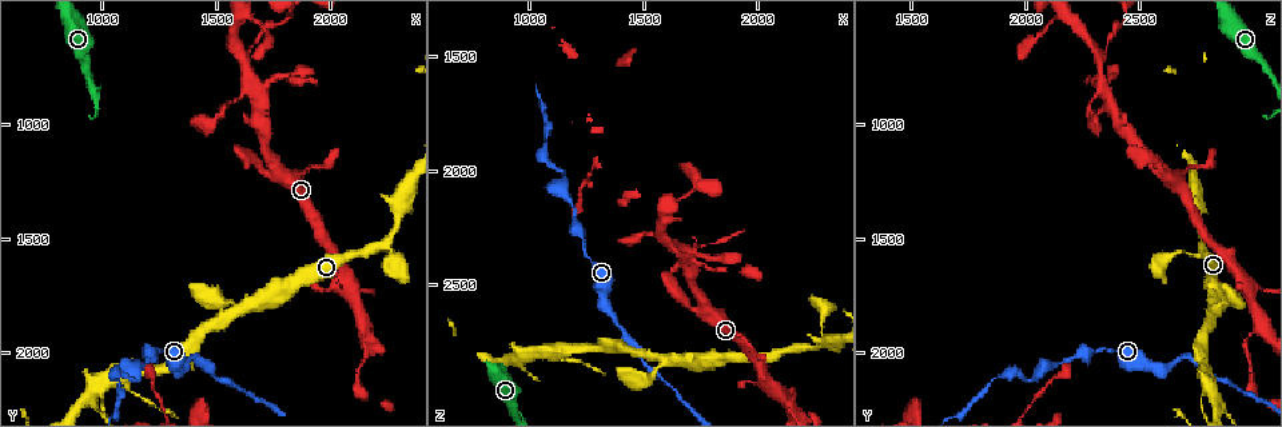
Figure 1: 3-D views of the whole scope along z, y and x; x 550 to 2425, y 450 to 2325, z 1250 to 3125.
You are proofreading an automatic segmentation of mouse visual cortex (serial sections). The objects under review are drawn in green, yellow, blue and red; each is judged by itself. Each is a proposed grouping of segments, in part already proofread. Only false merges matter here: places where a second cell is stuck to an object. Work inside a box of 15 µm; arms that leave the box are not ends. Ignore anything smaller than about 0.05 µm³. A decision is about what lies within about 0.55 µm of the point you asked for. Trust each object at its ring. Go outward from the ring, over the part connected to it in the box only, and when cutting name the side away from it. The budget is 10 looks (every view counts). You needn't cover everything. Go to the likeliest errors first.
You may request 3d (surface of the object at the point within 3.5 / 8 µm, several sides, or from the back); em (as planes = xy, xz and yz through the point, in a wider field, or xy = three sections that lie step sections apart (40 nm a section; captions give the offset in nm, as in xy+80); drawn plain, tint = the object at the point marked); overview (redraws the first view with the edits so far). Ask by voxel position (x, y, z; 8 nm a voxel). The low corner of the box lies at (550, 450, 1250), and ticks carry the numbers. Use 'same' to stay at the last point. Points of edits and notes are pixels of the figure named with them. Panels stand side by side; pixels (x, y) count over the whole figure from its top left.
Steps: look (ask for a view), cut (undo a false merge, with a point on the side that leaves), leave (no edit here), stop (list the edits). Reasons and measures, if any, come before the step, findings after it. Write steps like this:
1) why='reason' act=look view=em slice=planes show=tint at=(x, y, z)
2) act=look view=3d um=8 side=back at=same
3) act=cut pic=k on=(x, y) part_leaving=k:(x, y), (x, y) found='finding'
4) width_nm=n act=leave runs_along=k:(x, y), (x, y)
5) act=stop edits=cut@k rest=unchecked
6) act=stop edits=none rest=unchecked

why='thin arm on a thick one' act=look view=em slice=xy step=2 show=tint at=(1630, 710, 2310)

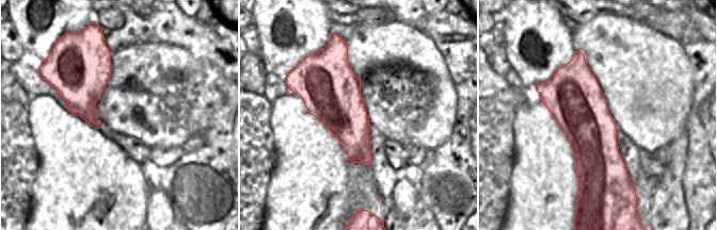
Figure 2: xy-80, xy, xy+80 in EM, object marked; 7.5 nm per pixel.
why='see where the arms go' act=look view=3d um=3.5 at=same

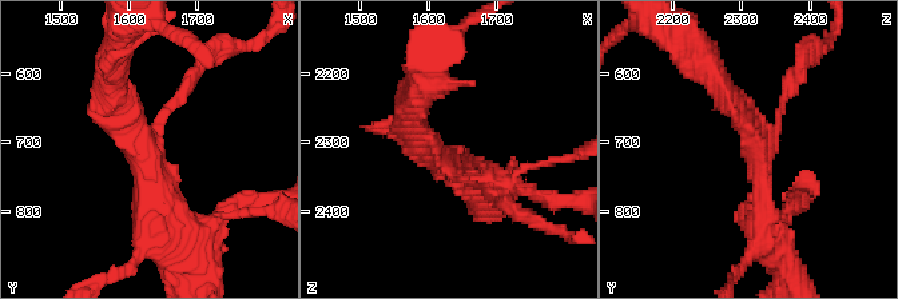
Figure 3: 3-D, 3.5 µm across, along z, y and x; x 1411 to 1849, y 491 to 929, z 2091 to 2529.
width_nm=420 act=leave runs_along=3:(163, 236), (151, 162), (110, 80) found='continuous, no second cell'

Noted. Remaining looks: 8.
why='sharp bend' act=look view=3d um=3.5 at=(1050, 2090, 1950)

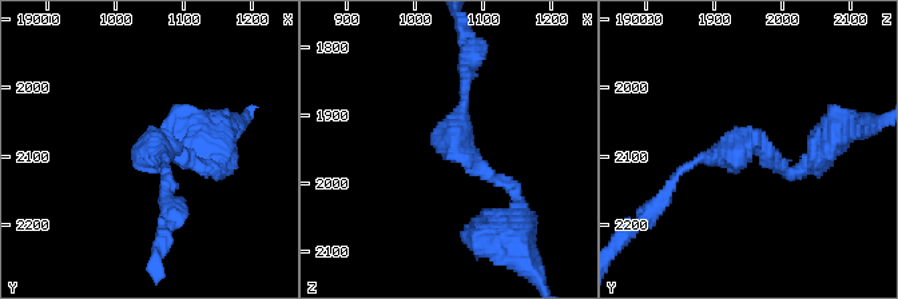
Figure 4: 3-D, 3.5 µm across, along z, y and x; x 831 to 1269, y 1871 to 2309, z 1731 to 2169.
why='shape alone is not enough' act=look view=em slice=xy step=2 show=tint at=(1060, 2080, 1945)

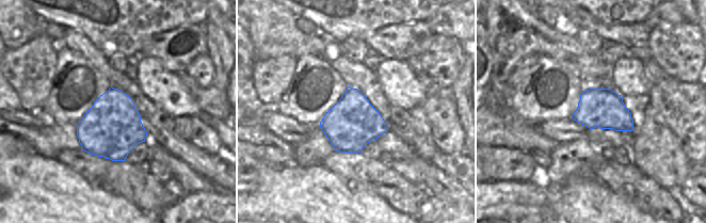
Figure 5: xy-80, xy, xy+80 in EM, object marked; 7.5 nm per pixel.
act=look view=em slice=xy step=5 show=tint at=same

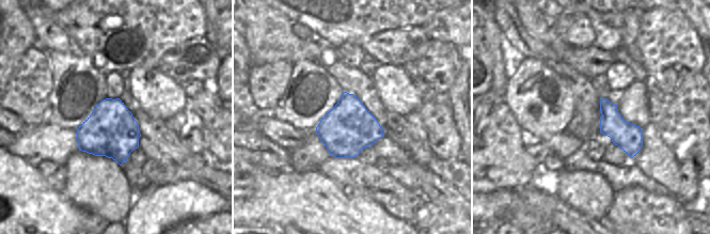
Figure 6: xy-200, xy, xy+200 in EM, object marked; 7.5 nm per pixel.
act=leave runs_along=4:(515, 195), (453, 147), (465, 72) found='one cell here'

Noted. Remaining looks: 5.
why='two arms at a narrow angle' act=look view=3d um=3.5 side=back at=(980, 2140, 2810)

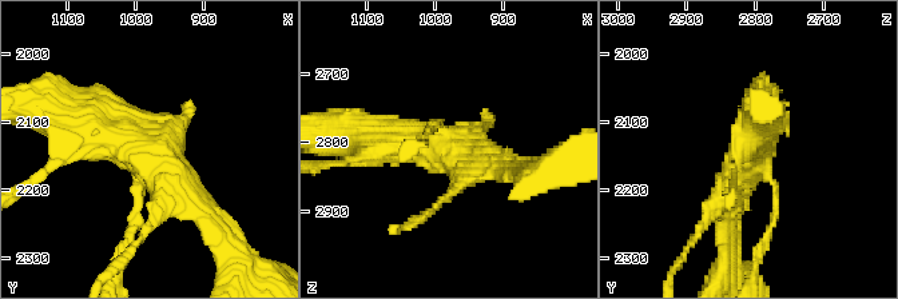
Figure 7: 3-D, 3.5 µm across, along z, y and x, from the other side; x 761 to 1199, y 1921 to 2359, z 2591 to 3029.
why='now the EM' act=look view=em slice=xy step=2 show=tint at=(990, 2145, 2810)

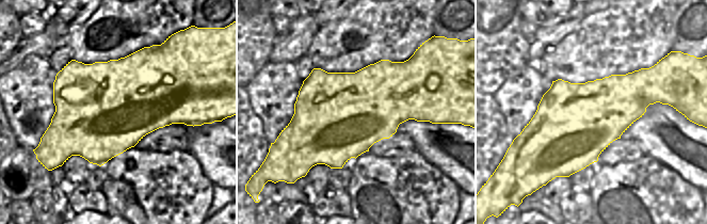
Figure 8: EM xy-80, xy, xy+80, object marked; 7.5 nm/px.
act=leave runs_along=7:(64, 119), (158, 160), (203, 214) found='continuous, no second cell'

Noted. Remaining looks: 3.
why='three-way junction' act=look view=3d um=3.5 at=(2240, 1530, 2770)

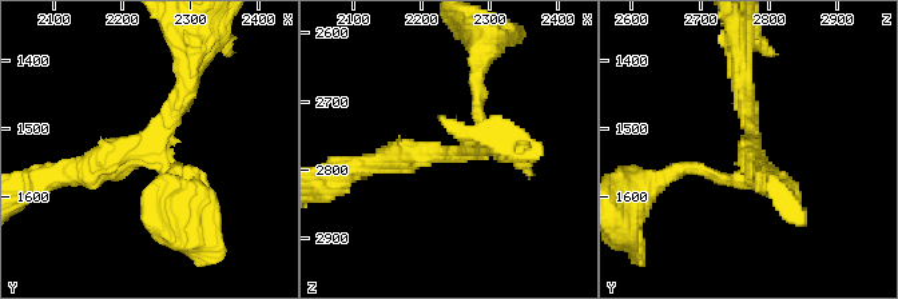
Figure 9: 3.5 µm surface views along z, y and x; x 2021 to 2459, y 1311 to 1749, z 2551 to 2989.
arms=3 arm_widths_nm=150,200,300 act=look view=em slice=planes show=tint at=(2240, 1530, 2775)

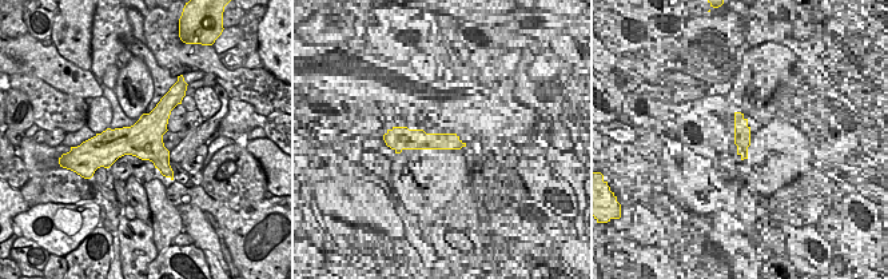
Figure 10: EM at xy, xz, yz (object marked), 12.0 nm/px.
width_nm=440 act=leave runs_along=9:(67, 175), (148, 147), (190, 74) found='continuous, no second cell'

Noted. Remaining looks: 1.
act=stop edits=none rest=unchecked

